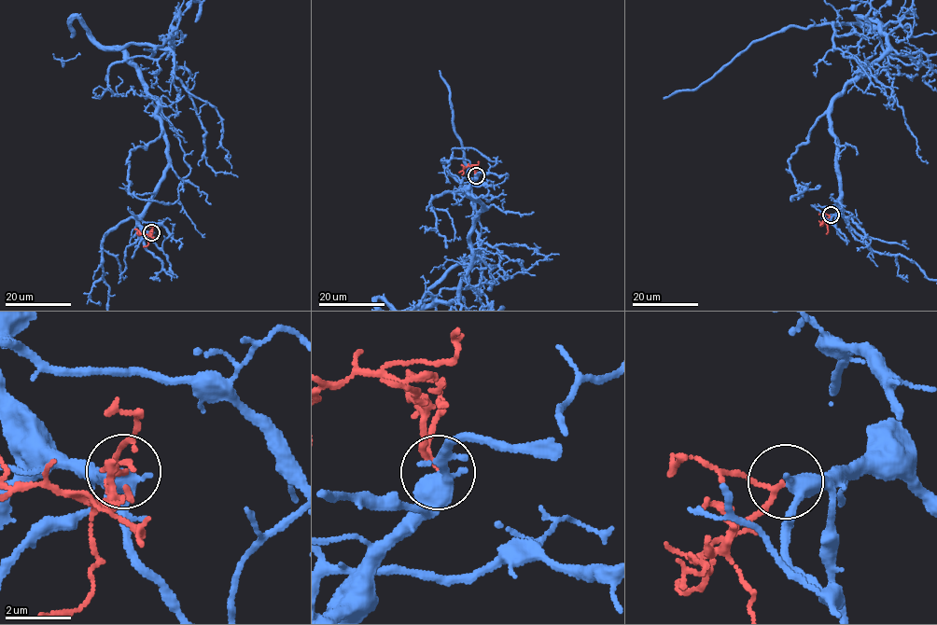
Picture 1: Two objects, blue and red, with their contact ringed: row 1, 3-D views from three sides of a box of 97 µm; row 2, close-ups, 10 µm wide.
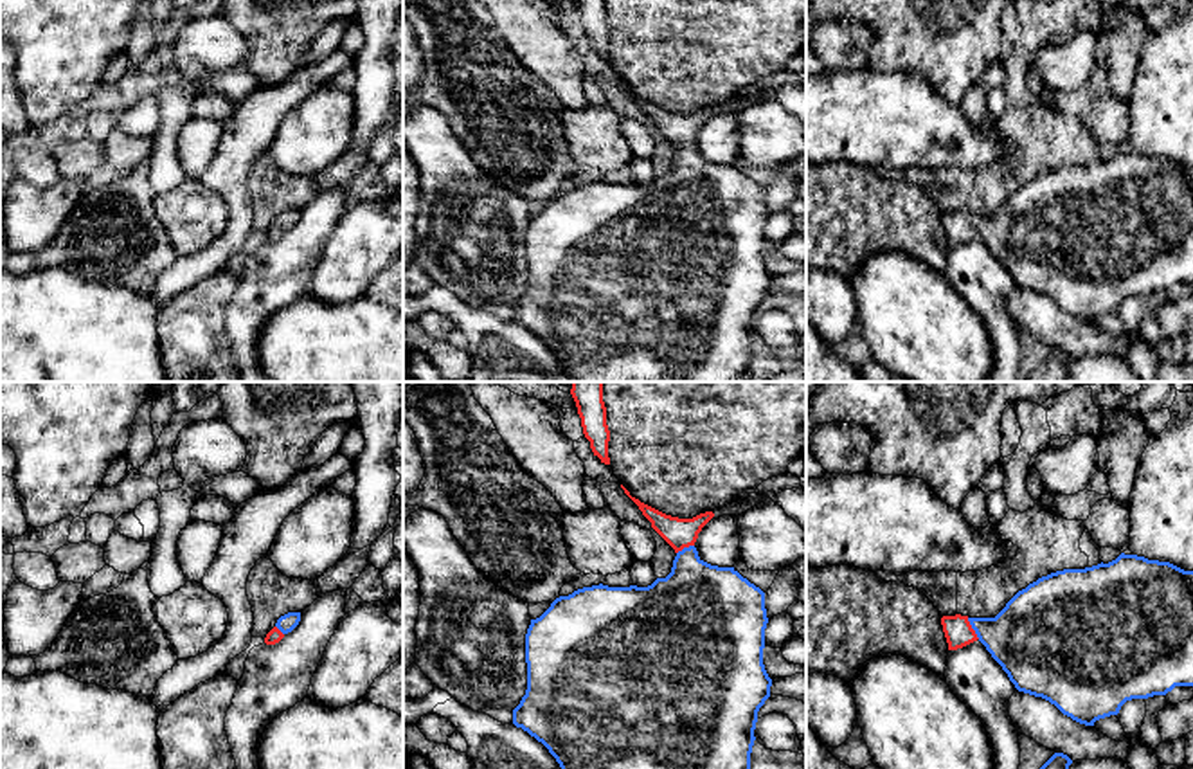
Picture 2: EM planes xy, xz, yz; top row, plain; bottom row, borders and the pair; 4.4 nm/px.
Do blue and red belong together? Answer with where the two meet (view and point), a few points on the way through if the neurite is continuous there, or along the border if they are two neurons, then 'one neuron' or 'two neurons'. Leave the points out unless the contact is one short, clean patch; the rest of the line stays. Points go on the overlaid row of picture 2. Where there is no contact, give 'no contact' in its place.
contact yz (972, 627); way yz (1026, 638), (1003, 636), (972, 627), (958, 631); one neuron

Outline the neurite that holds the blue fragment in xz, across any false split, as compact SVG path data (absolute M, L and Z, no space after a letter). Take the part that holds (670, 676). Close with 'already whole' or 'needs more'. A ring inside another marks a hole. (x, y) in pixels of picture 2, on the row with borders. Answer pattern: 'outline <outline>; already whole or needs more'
outline M623 484L621 488L651 522L651 528L675 549L677 556L671 573L666 578L657 578L648 587L608 587L603 584L583 587L569 596L556 598L540 618L531 620L525 634L527 690L513 710L513 724L542 742L561 769L750 769L758 711L770 697L772 686L763 665L765 629L768 623L765 593L734 567L711 565L698 556L695 542L702 528L714 517L713 511L693 519L671 517L632 497Z; needs more

